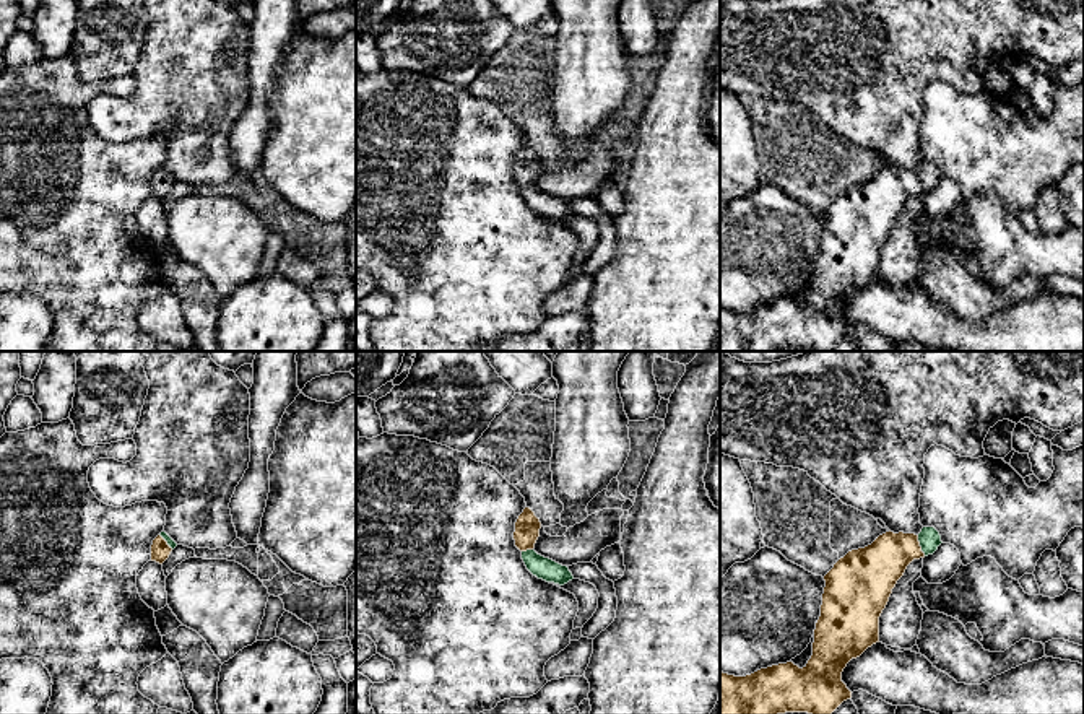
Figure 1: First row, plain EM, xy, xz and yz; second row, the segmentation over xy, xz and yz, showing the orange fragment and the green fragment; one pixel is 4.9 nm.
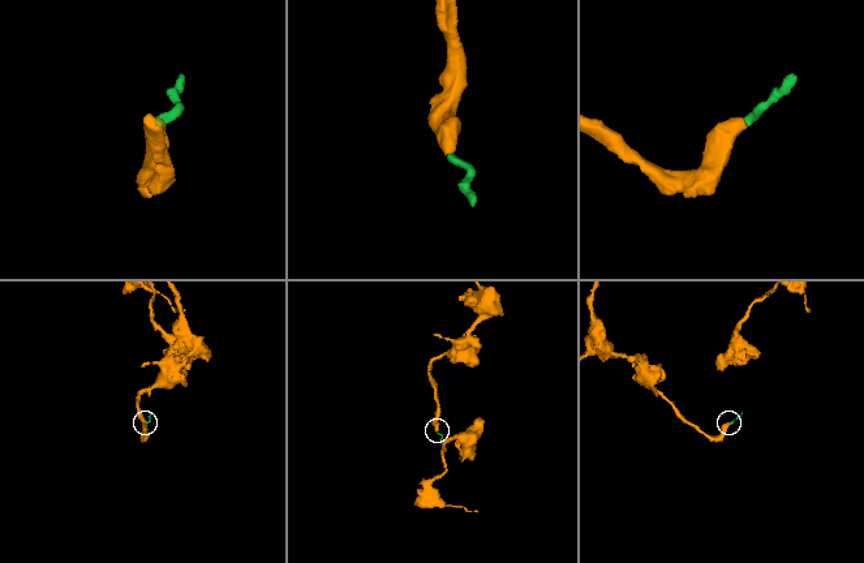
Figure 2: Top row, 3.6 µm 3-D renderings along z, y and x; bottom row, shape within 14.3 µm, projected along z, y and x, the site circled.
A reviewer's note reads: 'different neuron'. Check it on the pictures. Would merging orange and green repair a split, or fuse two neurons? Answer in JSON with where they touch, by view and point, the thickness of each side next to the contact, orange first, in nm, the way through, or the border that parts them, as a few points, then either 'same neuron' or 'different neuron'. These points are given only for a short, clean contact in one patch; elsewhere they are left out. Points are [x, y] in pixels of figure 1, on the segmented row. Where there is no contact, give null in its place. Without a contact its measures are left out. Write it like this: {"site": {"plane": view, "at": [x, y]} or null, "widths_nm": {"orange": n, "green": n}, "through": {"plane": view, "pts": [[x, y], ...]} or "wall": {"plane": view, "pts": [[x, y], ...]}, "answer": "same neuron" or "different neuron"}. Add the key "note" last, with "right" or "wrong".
{"site": {"plane": "yz", "at": [919, 545]}, "widths_nm": {"orange": 260, "green": 110}, "through": {"plane": "yz", "pts": [[875, 570], [893, 552], [919, 545], [930, 539]]}, "answer": "same neuron", "note": "wrong"}

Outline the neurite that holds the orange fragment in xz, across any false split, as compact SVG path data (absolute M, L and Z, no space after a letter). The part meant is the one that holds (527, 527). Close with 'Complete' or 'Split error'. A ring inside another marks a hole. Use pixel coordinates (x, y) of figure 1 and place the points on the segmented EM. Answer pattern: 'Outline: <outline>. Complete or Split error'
Outline: M525 507L515 522L515 546L522 551L522 559L533 576L546 582L564 586L574 579L569 568L544 558L533 550L540 537L540 529L540 519L530 507Z. Split error

